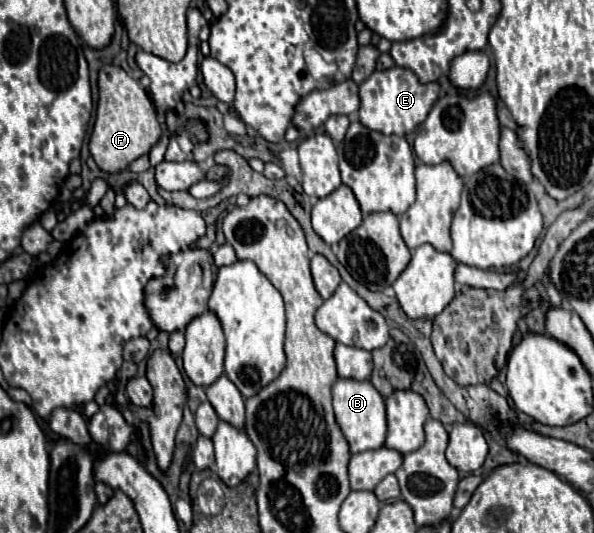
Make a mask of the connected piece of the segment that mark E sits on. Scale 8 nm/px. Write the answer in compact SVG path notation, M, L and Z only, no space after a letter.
M391 67L387 71L375 71L369 79L365 79L359 85L359 123L367 129L385 133L385 135L407 135L417 125L423 123L423 117L427 117L431 105L435 103L439 93L437 83L421 85L417 77L409 69Z

